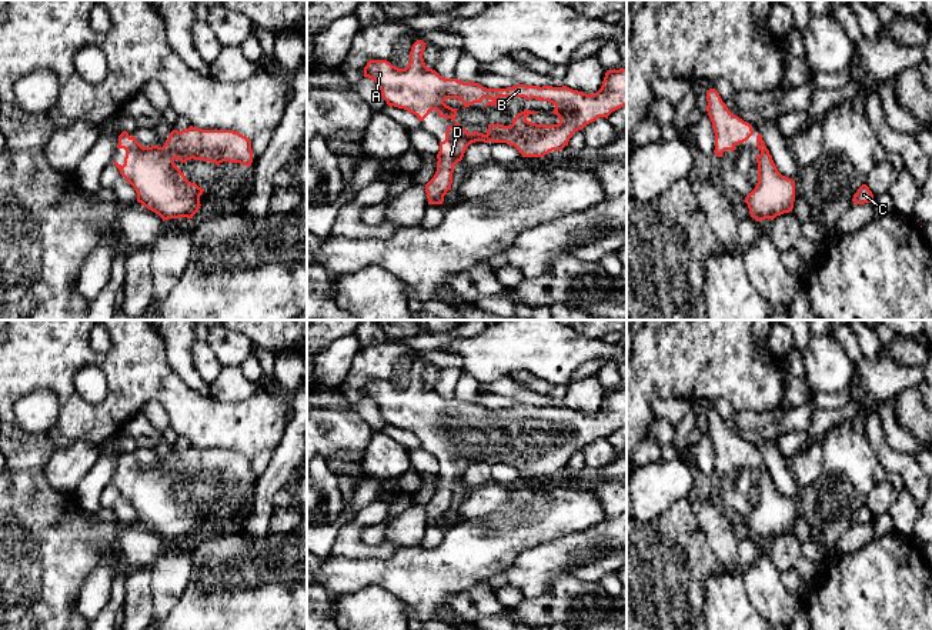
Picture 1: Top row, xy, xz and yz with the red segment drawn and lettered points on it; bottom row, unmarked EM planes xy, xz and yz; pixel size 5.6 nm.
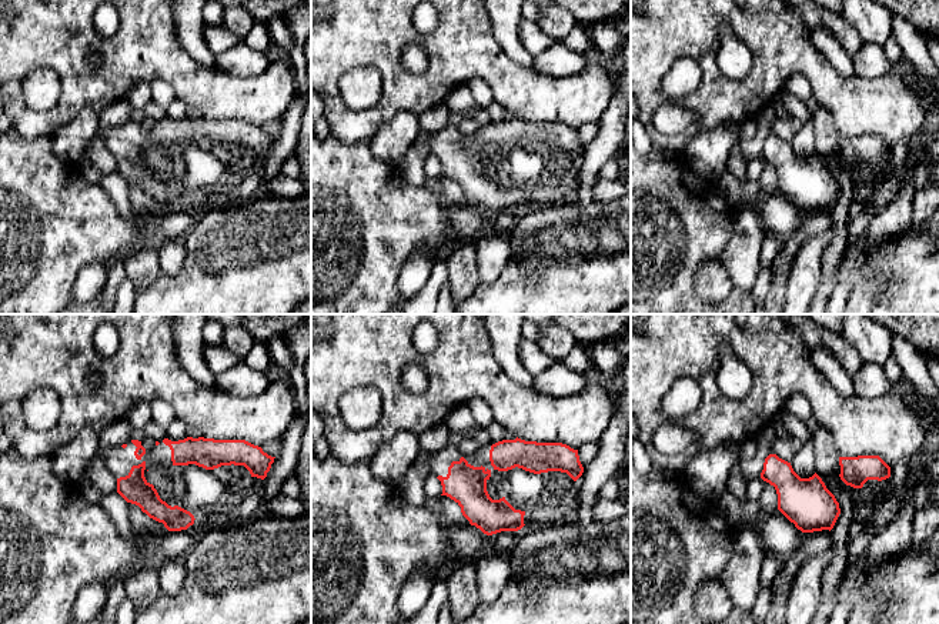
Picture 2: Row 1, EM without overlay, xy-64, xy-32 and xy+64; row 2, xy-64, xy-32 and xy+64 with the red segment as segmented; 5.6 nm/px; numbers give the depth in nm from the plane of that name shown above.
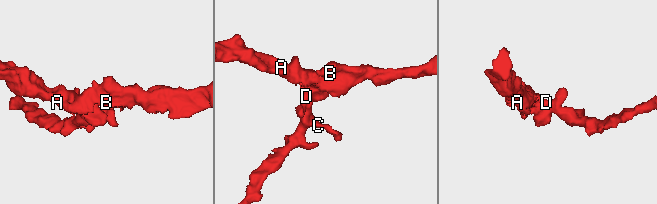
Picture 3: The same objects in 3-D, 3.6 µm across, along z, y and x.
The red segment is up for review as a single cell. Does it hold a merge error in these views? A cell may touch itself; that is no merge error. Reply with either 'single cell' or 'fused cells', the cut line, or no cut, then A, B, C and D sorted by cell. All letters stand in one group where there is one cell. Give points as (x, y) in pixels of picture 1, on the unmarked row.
single cell | no cut | A B C D

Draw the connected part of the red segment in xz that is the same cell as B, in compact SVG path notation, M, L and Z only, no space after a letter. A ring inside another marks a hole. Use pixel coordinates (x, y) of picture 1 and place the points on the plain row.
M417 360L412 364L411 371L410 371L410 383L405 389L398 389L387 380L370 380L367 383L367 386L364 387L364 397L371 399L378 404L381 416L390 427L394 426L398 429L404 429L404 430L415 434L420 441L422 441L430 434L431 430L437 430L440 437L451 439L455 443L454 446L447 447L445 460L440 461L440 471L437 474L437 479L438 479L437 491L435 491L434 497L425 504L428 524L442 524L444 516L447 514L448 510L451 510L454 486L462 480L464 473L471 463L475 463L475 461L507 463L510 466L514 466L522 474L522 477L544 477L545 474L548 474L552 470L562 470L565 466L568 466L568 461L572 457L572 454L578 450L582 450L587 444L595 441L599 437L608 439L608 436L612 431L627 426L627 387L619 389L619 390L615 390L615 389L608 390L605 393L601 409L594 414L587 414L587 413L582 413L578 410L572 410L567 406L562 406L562 407L542 406L542 407L540 407L540 406L517 404L517 406L507 407L507 409L487 409L474 401L464 403L457 399L441 397L435 390L428 389L422 379L425 364L427 363L424 363L422 360ZM498 417L524 417L527 420L535 419L535 420L549 421L555 426L555 430L551 433L558 436L559 443L547 446L547 444L537 444L537 443L528 441L527 437L530 434L540 433L540 431L531 431L531 430L525 429L524 431L518 433L514 437L511 446L488 444L488 450L485 454L478 453L478 451L470 453L460 443L455 441L458 429L452 429L444 423L447 419L458 419L464 424L464 427L470 427L474 423L481 423L484 419L488 419L490 421L484 427L487 427L490 424L498 427L498 421L497 421Z

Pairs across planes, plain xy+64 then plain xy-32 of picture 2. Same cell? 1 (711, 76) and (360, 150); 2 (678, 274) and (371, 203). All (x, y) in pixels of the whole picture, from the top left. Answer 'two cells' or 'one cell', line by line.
1: two cells
2: one cell

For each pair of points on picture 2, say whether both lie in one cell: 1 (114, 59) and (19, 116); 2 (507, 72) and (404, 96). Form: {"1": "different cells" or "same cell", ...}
{"1": "same cell", "2": "same cell"}

